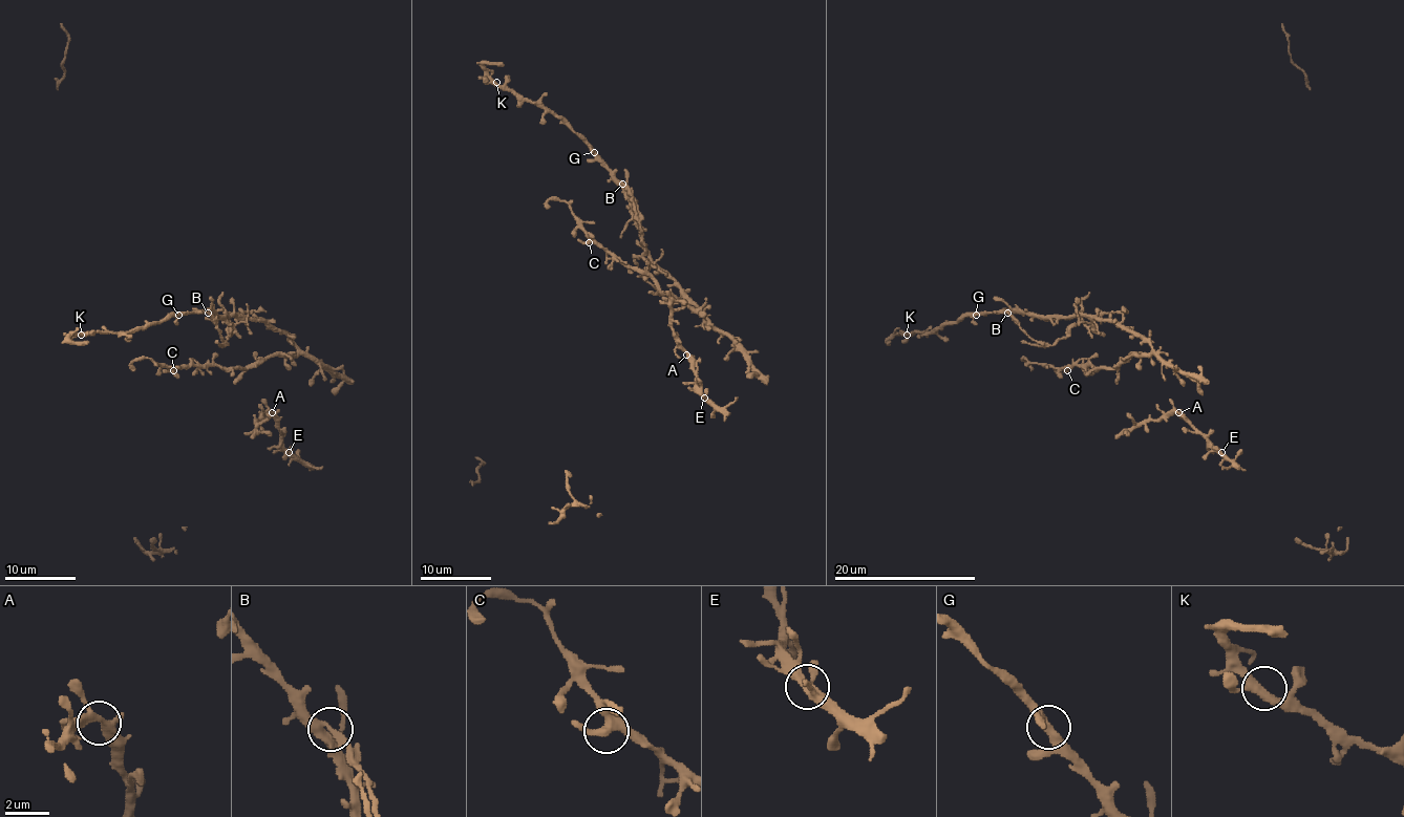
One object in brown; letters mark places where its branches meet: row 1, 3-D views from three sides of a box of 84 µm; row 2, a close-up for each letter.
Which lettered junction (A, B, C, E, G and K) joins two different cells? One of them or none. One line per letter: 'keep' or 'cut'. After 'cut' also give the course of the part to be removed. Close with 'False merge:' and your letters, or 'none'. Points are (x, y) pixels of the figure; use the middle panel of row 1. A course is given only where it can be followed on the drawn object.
A: keep
B: cut | (622, 184), (637, 207), (643, 257), (651, 263), (663, 253), (661, 250)
C: keep
E: keep
G: keep
K: keep
False merge: B

